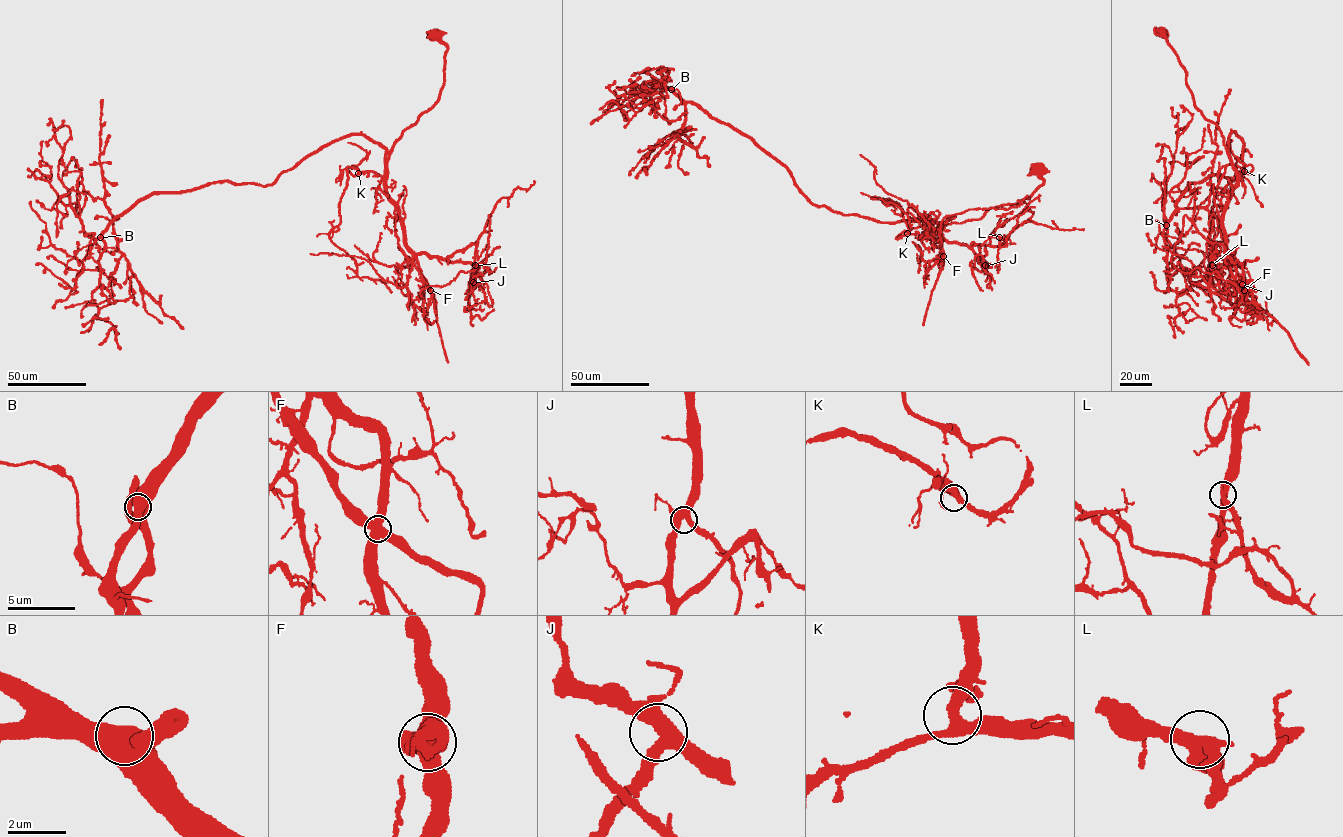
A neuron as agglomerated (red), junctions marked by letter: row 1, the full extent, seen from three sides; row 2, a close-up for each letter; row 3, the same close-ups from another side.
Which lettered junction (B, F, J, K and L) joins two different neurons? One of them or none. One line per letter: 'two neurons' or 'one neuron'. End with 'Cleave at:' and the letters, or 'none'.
B: one neuron
F: two neurons
J: one neuron
K: one neuron
L: one neuron
Cleave at: F

